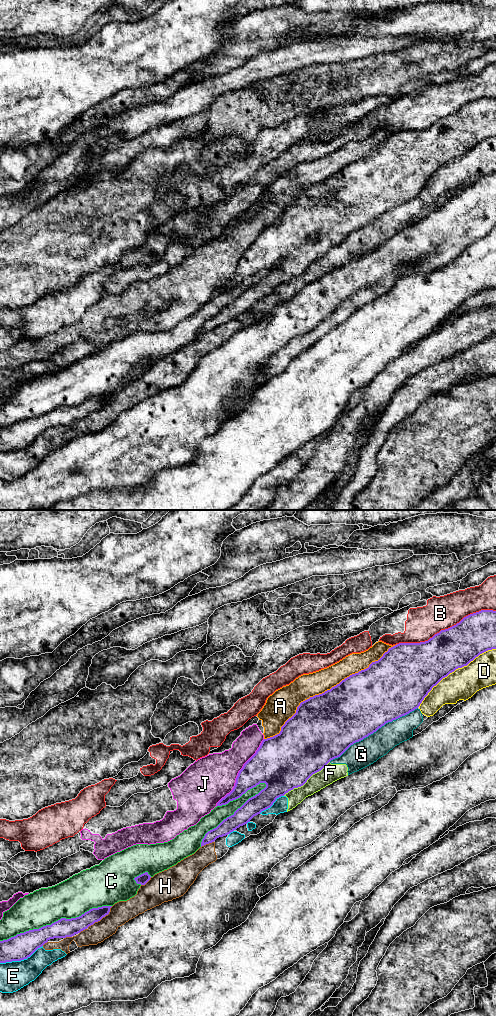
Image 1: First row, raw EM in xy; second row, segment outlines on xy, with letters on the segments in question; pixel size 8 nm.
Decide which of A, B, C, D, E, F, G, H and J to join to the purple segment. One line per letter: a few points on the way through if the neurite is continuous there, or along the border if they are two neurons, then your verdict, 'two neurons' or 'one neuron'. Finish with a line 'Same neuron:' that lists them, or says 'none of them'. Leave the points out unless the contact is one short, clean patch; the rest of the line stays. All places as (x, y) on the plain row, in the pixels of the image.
A: two neurons
B: two neurons
C: two neurons
D: two neurons
E: two neurons
F: two neurons
G: two neurons
H: two neurons
J: two neurons
Same neuron: none of them

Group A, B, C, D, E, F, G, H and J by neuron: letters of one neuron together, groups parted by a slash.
A J / B / C / D E F G H

